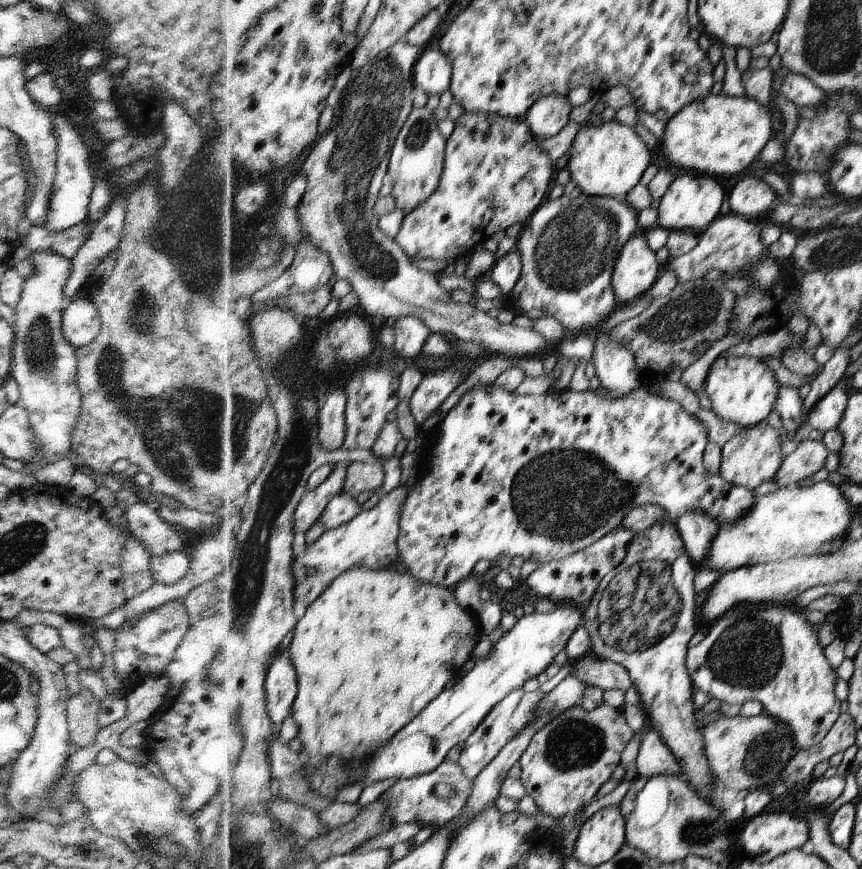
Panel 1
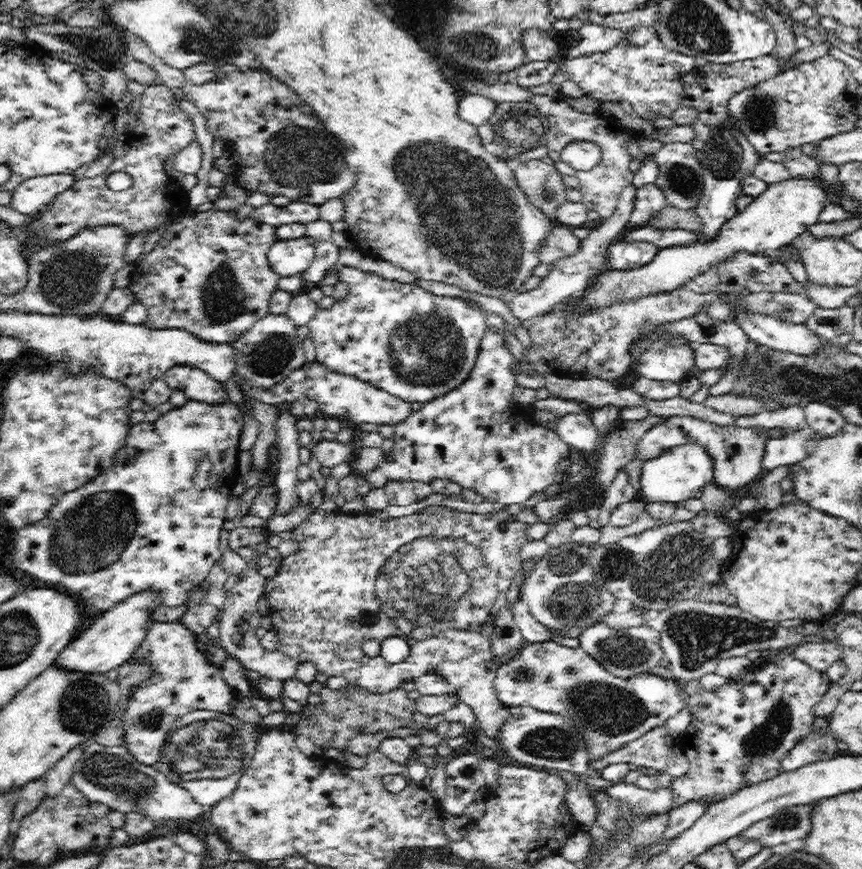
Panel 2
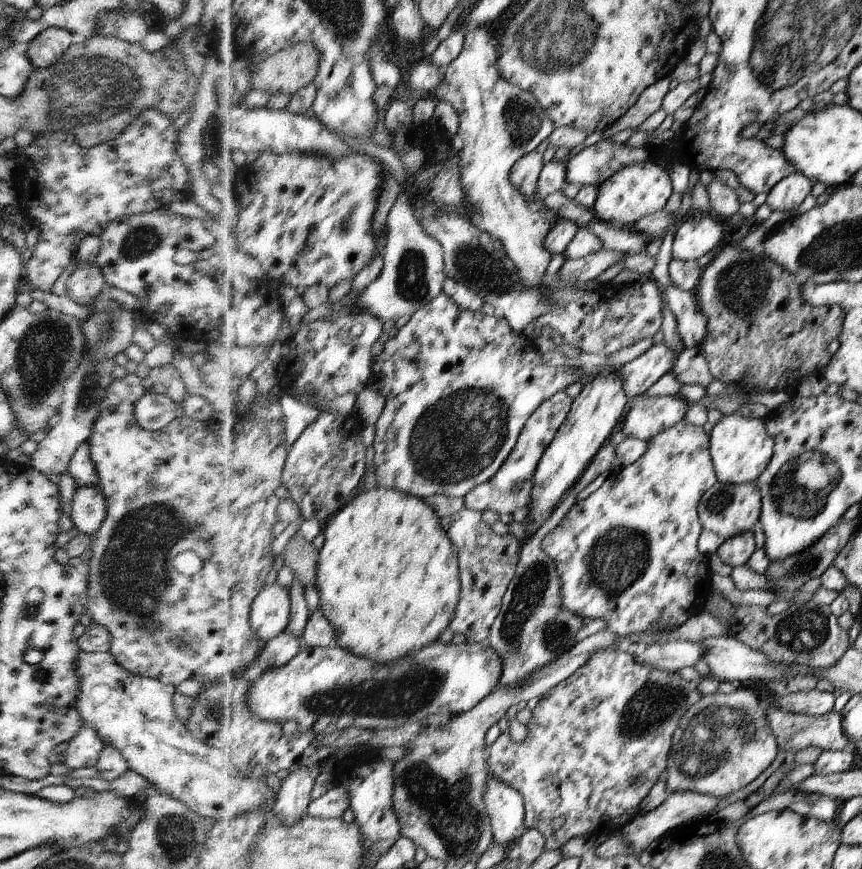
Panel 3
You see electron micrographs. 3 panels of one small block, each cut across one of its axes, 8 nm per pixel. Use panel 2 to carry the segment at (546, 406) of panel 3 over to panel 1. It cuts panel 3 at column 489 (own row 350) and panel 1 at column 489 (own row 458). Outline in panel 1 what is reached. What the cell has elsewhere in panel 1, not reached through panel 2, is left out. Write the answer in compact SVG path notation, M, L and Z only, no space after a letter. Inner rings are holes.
M496 384L482 385L471 388L460 402L441 421L435 432L437 445L433 448L428 462L429 471L421 477L421 481L411 483L409 498L406 499L405 509L401 520L401 558L414 576L426 580L433 585L442 585L457 589L462 581L474 576L473 570L482 559L488 559L495 564L499 554L506 556L522 556L524 560L532 560L537 564L549 563L554 559L561 559L573 555L592 543L596 543L608 532L620 526L622 519L633 508L653 504L661 506L666 516L676 522L684 511L704 511L715 521L729 523L739 519L749 508L753 508L756 495L746 487L730 484L720 474L715 475L705 467L704 454L709 441L705 424L699 418L687 413L681 399L668 399L649 390L647 384L637 388L630 395L617 399L598 396L595 391L572 392L562 389L559 392L546 395L523 395L508 392Z

